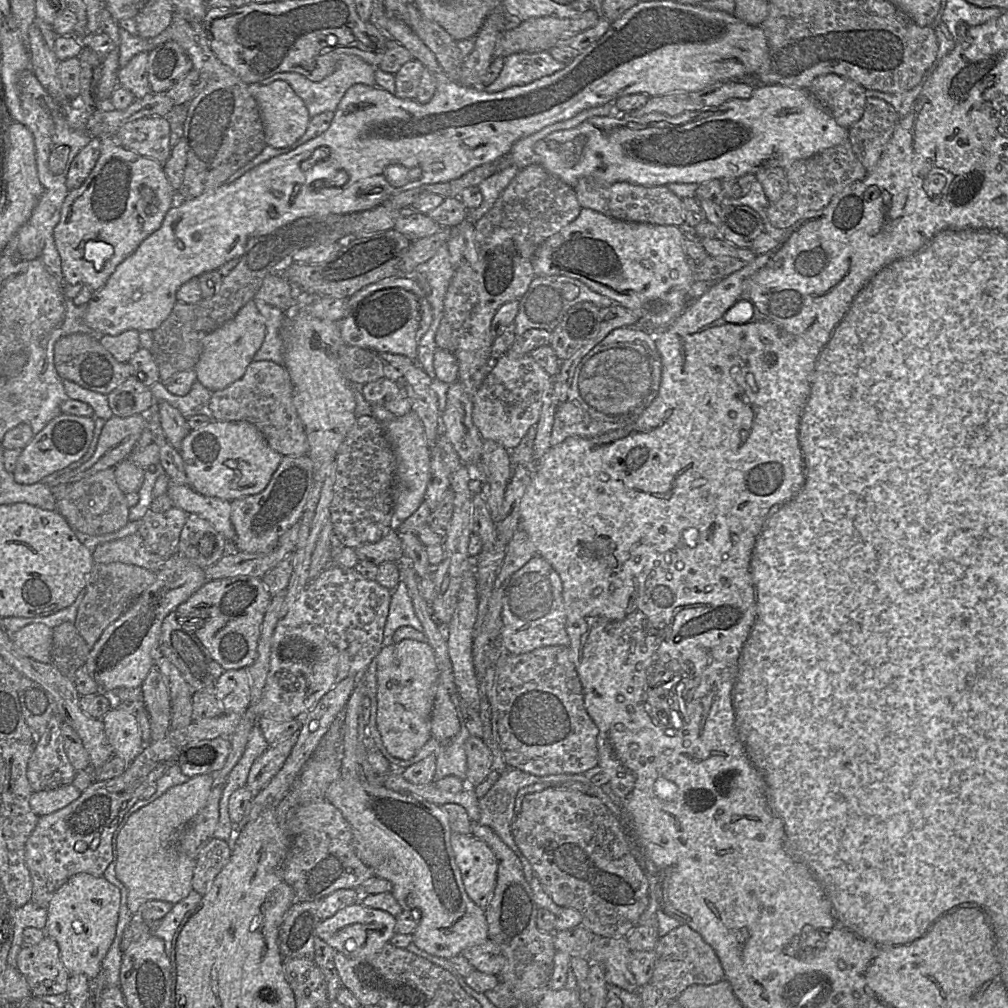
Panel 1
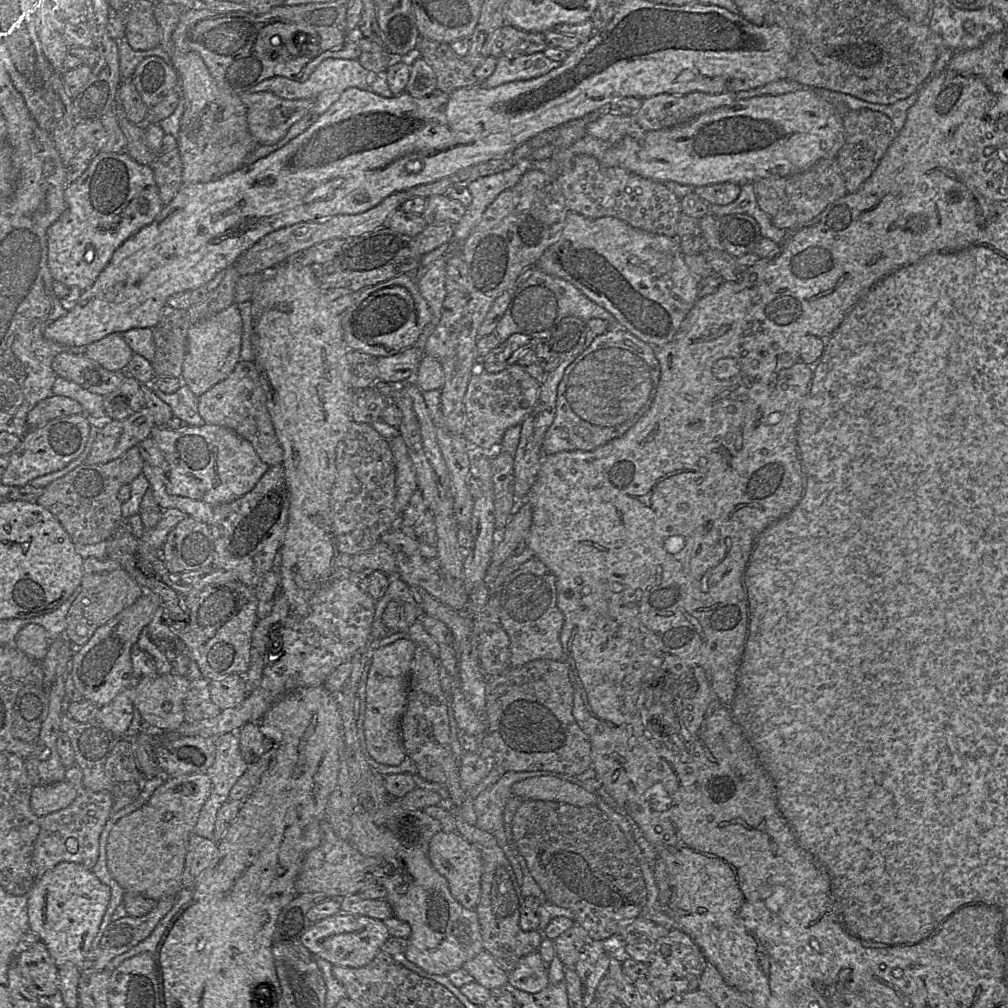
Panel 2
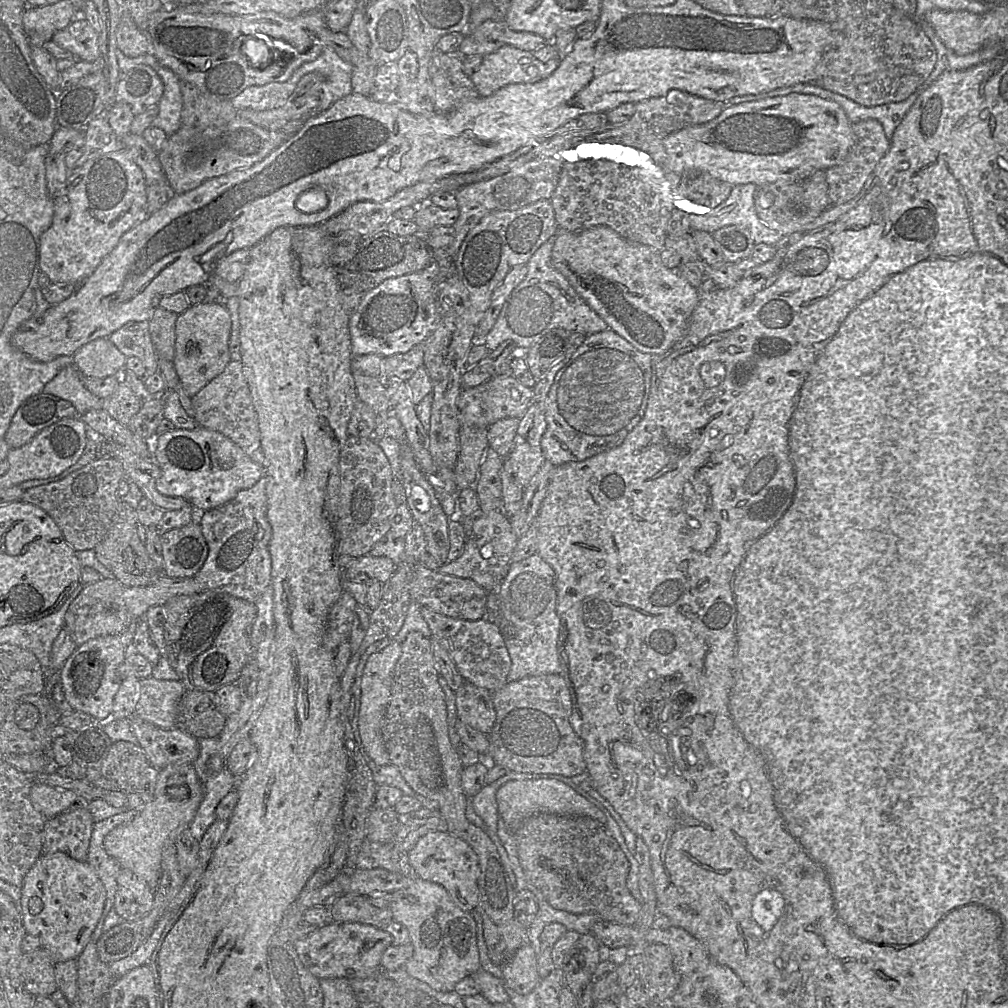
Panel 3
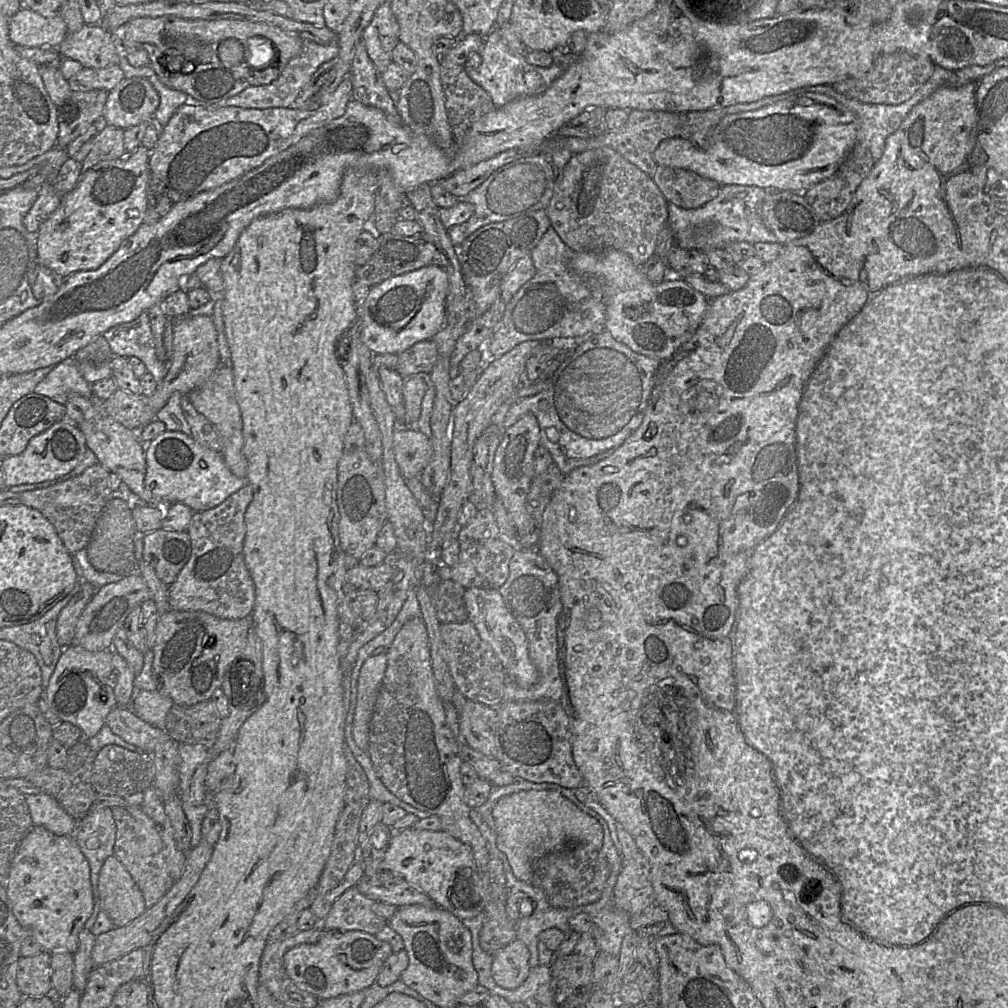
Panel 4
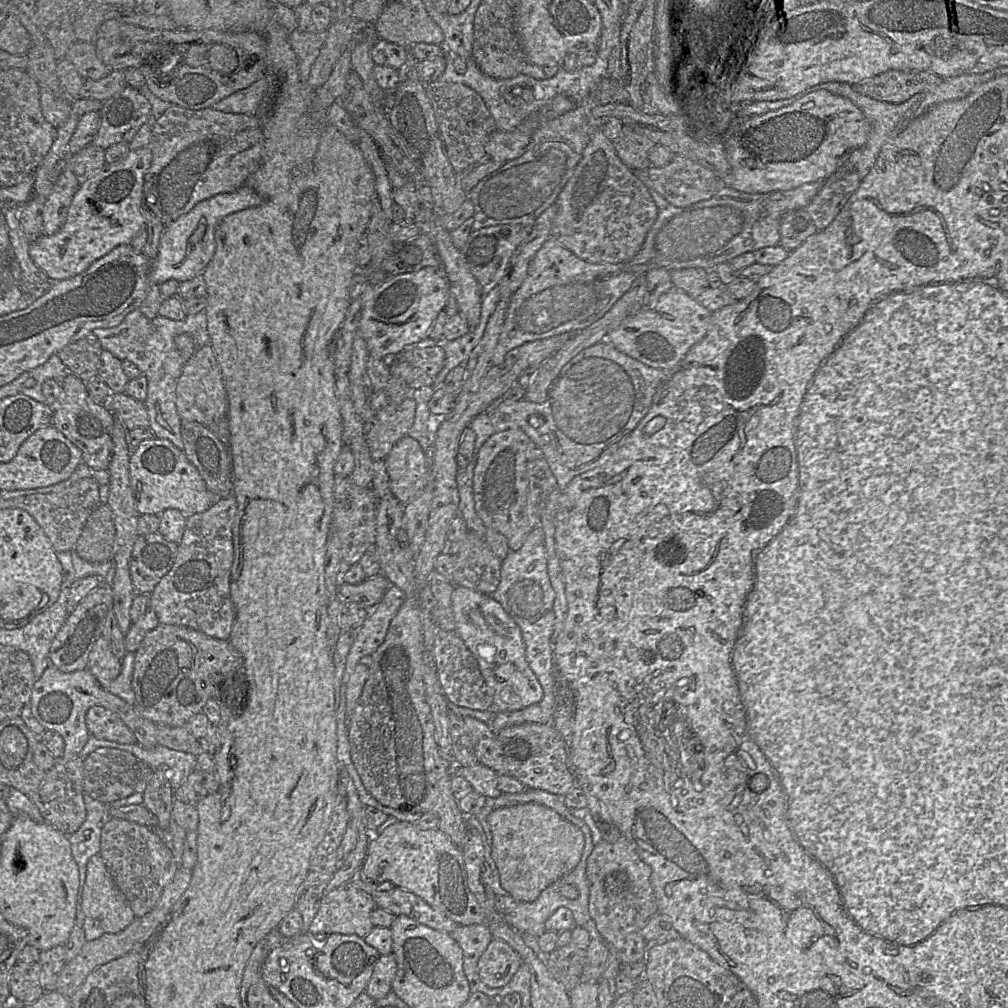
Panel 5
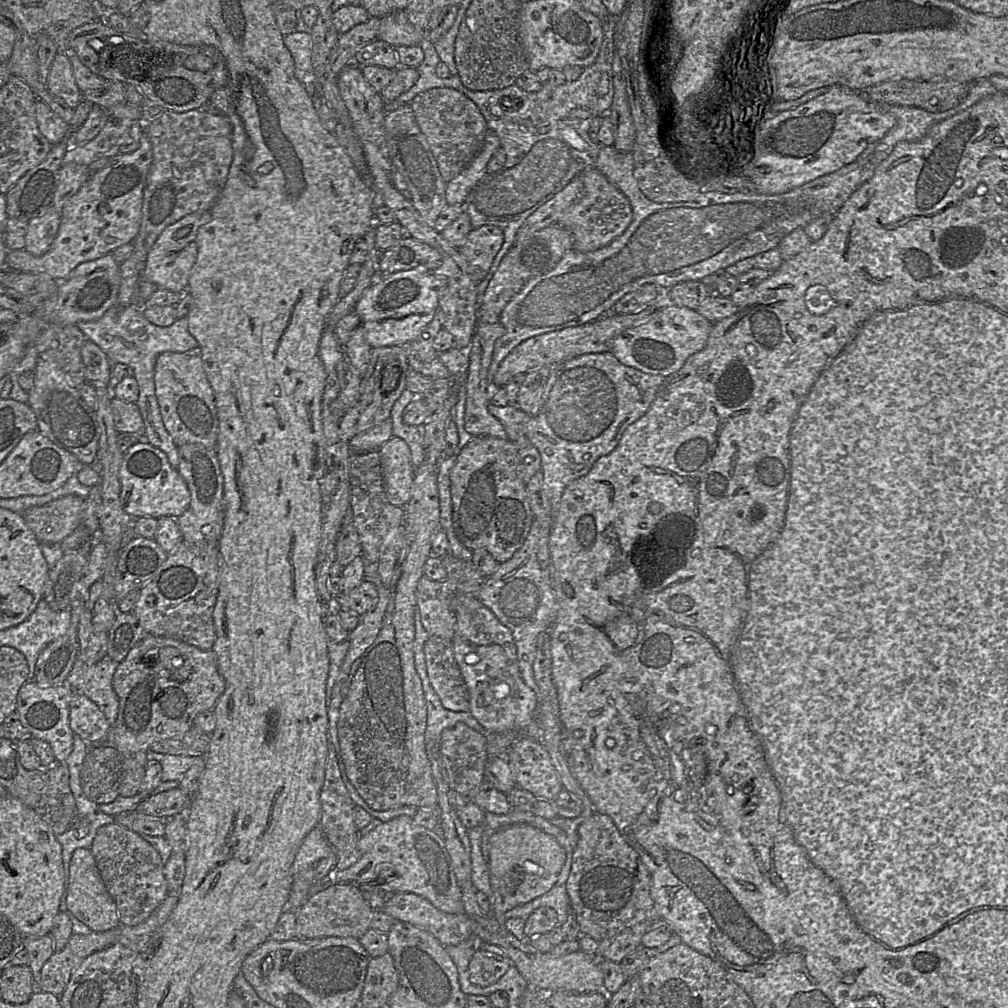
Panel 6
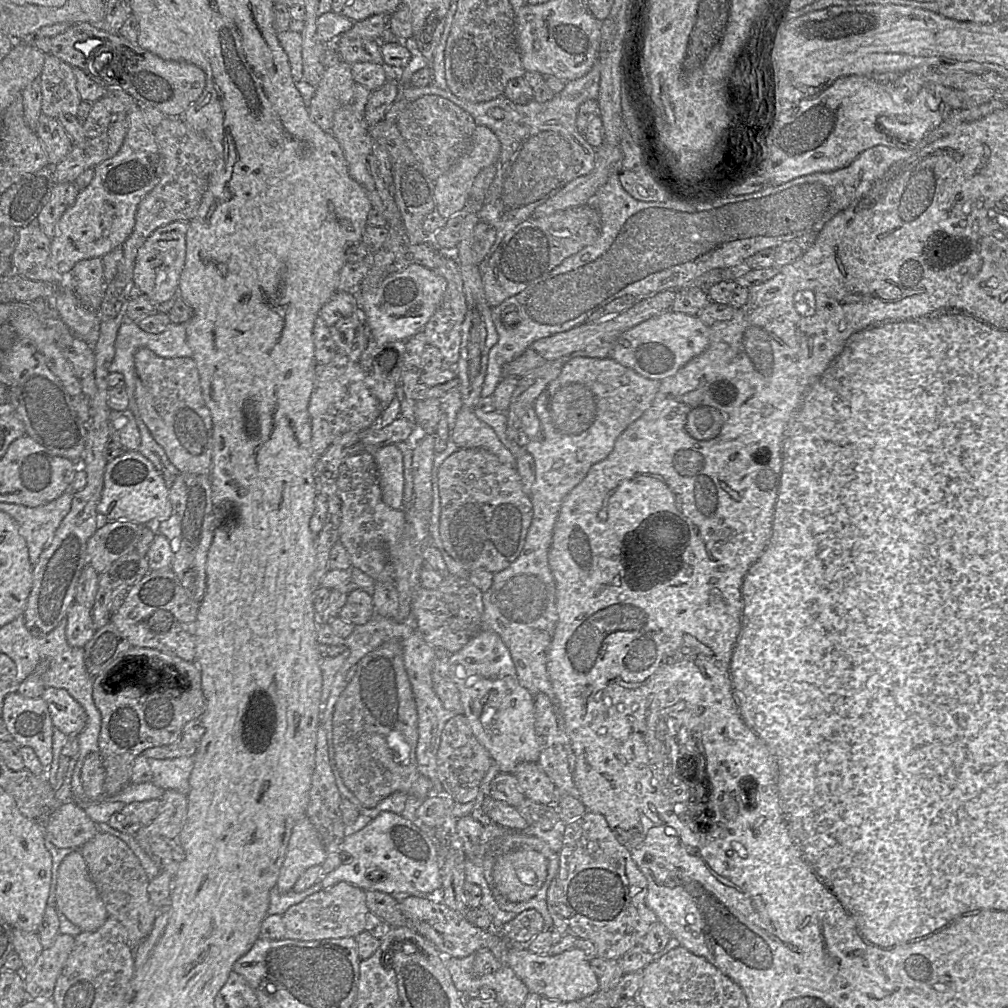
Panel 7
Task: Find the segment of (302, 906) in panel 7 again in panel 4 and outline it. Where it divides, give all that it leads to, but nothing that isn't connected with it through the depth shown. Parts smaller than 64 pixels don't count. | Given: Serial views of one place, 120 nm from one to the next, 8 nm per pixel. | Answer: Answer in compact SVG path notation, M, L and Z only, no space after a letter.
M355 886L350 887L331 905L323 923L324 930L359 930L375 935L388 920L372 911L374 902L361 894Z

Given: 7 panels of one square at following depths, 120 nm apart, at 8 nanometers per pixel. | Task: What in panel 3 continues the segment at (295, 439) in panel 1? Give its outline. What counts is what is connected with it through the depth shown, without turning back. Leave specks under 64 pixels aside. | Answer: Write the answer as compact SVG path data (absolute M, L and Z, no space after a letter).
M230 361L225 370L191 398L198 426L217 431L240 446L255 462L264 464L257 412L241 361Z

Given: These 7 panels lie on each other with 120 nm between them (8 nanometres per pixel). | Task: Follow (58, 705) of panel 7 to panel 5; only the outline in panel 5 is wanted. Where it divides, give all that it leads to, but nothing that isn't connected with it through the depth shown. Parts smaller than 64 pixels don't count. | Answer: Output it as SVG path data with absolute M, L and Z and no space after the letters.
M91 707L86 714L86 724L91 736L125 744L137 742L121 718L105 707Z

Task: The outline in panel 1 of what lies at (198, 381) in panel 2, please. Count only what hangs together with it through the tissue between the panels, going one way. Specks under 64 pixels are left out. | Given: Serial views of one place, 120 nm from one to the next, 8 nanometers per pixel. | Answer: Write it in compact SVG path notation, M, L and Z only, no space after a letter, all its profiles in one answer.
M254 300L248 301L237 314L203 339L202 353L194 367L199 381L212 392L223 390L240 379L265 338L265 321Z

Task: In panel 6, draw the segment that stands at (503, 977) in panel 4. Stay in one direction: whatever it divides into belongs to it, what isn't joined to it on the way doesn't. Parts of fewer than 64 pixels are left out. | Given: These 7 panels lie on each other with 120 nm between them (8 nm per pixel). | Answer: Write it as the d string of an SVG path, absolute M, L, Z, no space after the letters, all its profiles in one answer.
M484 943L469 963L469 980L481 987L490 986L496 983L510 966L512 963L501 947Z

